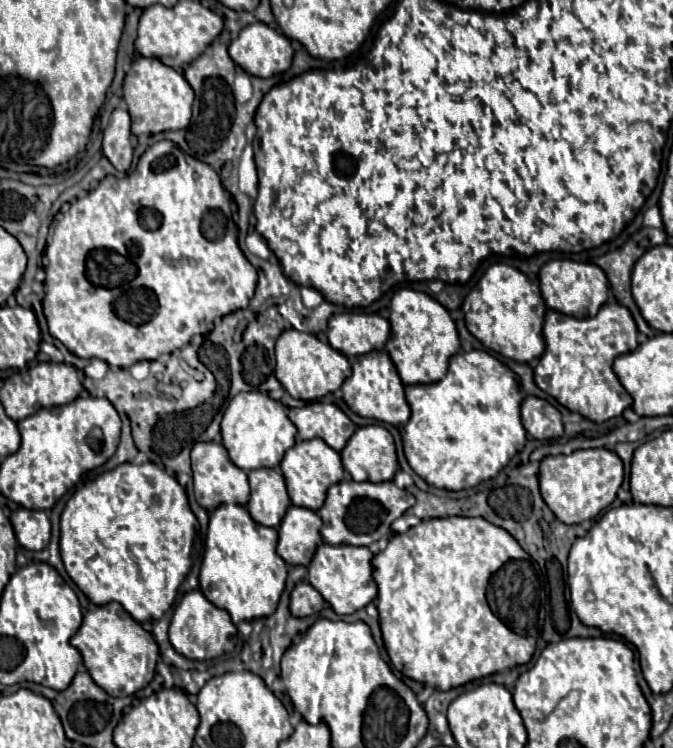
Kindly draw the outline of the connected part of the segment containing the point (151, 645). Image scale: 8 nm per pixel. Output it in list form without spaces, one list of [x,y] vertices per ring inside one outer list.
[[[109,602],[89,610],[71,642],[75,648],[79,648],[95,684],[105,688],[105,692],[111,696],[129,696],[145,688],[155,676],[159,646],[153,634],[143,630],[119,602]]]

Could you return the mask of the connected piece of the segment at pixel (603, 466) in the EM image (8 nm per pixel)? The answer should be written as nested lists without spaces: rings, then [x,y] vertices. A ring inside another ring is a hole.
[[[589,448],[575,450],[569,456],[545,456],[539,468],[539,486],[543,500],[563,524],[579,524],[583,520],[595,518],[615,500],[623,476],[623,462],[615,452],[607,448]]]

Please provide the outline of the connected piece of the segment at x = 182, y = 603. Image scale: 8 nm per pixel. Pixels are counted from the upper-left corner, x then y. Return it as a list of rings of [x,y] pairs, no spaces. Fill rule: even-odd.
[[[191,590],[191,592],[183,594],[183,598],[179,600],[179,604],[173,612],[173,618],[169,624],[169,640],[171,640],[173,648],[187,658],[211,660],[211,658],[217,658],[235,648],[237,628],[235,628],[231,616],[225,610],[211,604],[203,596],[201,590]]]

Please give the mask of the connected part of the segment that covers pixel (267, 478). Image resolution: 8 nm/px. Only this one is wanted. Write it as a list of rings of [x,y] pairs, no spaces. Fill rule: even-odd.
[[[257,468],[249,472],[251,498],[247,504],[249,514],[257,524],[277,528],[285,516],[291,500],[287,496],[285,478],[275,468]]]

